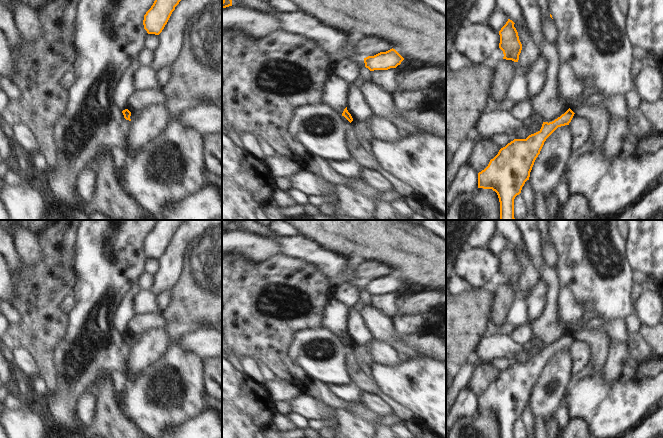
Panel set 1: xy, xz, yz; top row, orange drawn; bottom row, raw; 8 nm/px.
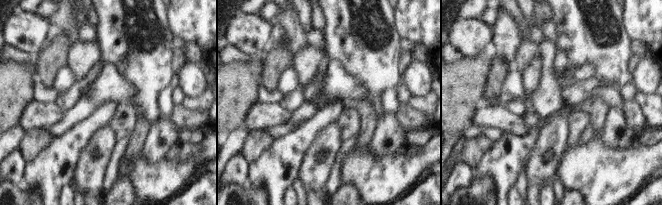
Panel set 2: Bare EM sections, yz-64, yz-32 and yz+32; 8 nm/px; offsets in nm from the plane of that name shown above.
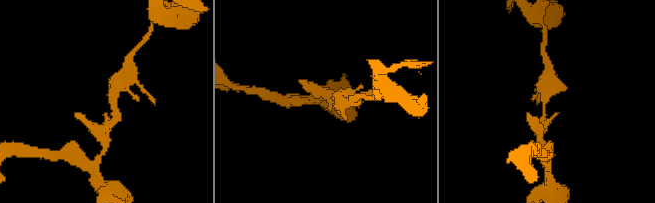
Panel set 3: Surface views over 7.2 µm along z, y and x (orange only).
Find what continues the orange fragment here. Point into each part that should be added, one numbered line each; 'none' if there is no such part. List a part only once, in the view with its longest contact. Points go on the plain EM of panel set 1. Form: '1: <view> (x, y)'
none

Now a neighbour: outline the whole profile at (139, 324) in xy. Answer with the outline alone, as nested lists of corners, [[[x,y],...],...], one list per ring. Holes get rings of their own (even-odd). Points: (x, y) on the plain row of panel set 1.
[[[154,312],[144,315],[135,315],[127,324],[127,333],[132,336],[133,334],[142,335],[146,331],[152,329],[165,329],[166,320],[164,313]]]

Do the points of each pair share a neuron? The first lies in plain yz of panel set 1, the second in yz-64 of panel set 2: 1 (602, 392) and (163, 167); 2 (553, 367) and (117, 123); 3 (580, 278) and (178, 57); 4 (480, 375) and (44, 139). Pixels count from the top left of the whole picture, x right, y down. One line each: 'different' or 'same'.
1: same
2: different
3: different
4: same

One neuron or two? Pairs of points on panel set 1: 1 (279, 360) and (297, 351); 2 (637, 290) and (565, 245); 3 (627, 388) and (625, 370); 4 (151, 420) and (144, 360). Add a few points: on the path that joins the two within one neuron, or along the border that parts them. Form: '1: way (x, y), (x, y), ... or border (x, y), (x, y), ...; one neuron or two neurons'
1: border (294, 333), (288, 348), (288, 357), (304, 373); two neurons
2: border (635, 283), (631, 293), (633, 304); two neurons
3: border (603, 374), (621, 381), (636, 375); two neurons
4: border (163, 353), (128, 382); two neurons

